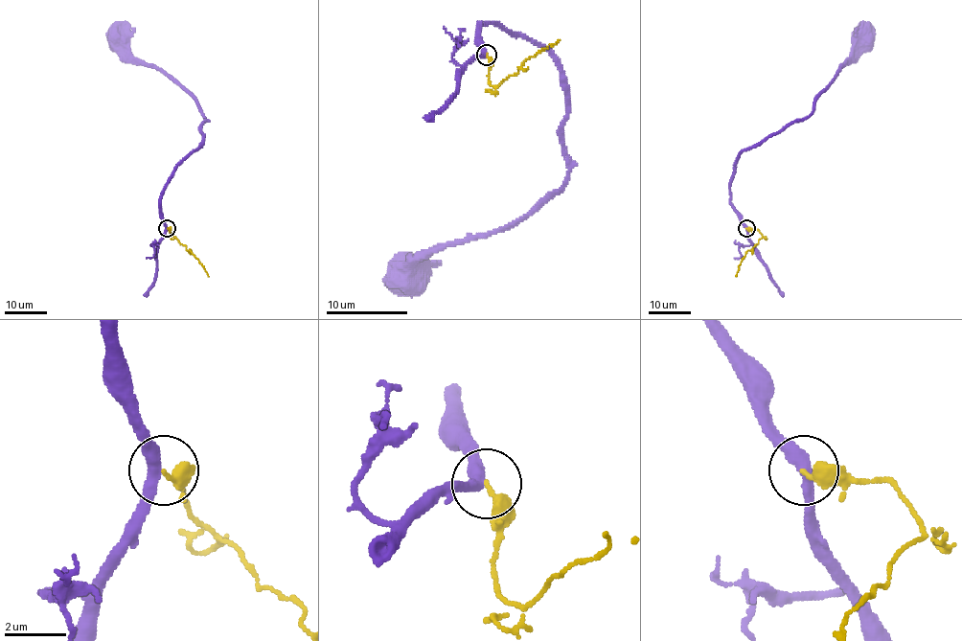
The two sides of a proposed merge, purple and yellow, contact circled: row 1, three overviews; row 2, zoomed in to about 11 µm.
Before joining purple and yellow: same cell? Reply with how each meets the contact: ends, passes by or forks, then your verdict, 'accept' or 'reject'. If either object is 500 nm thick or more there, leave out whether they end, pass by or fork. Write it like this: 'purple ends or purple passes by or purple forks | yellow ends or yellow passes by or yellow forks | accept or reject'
purple passes by | yellow ends | reject

